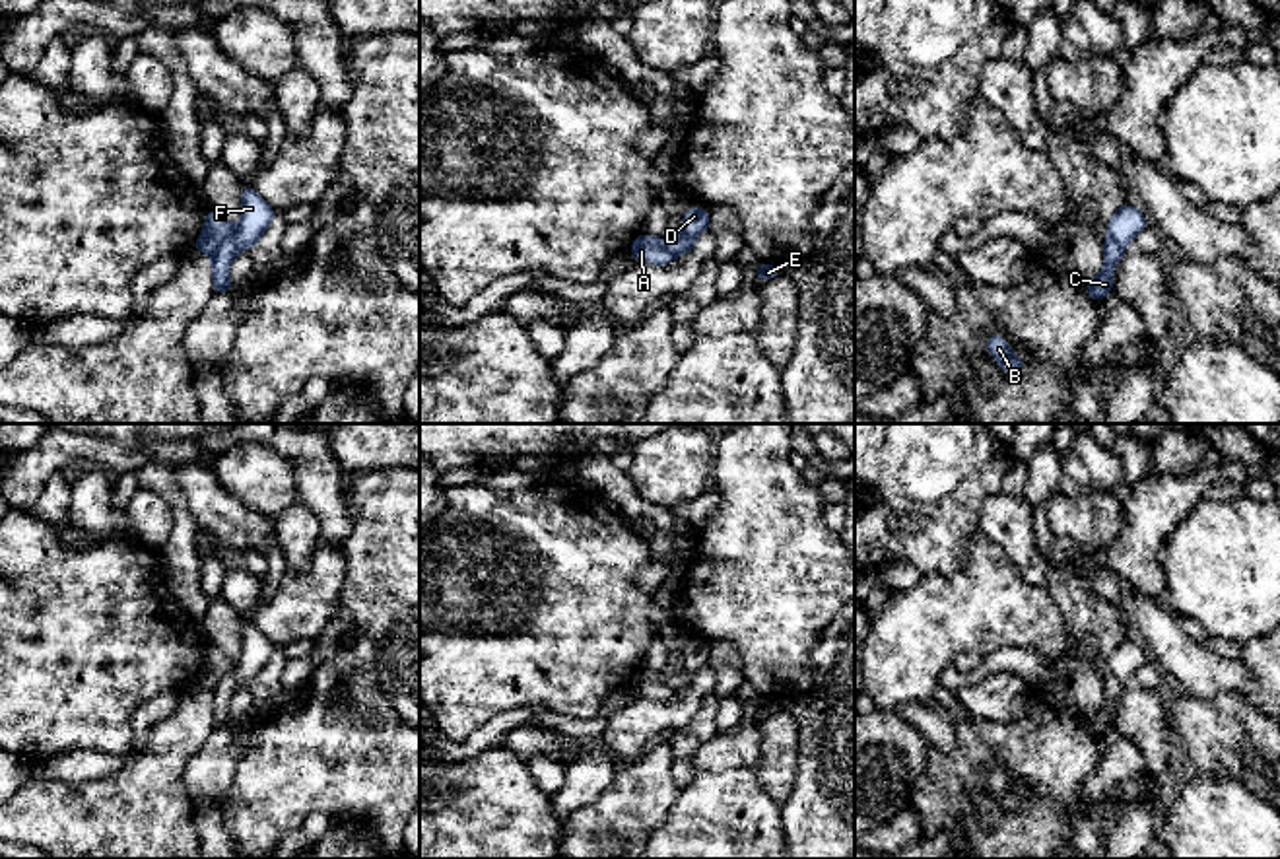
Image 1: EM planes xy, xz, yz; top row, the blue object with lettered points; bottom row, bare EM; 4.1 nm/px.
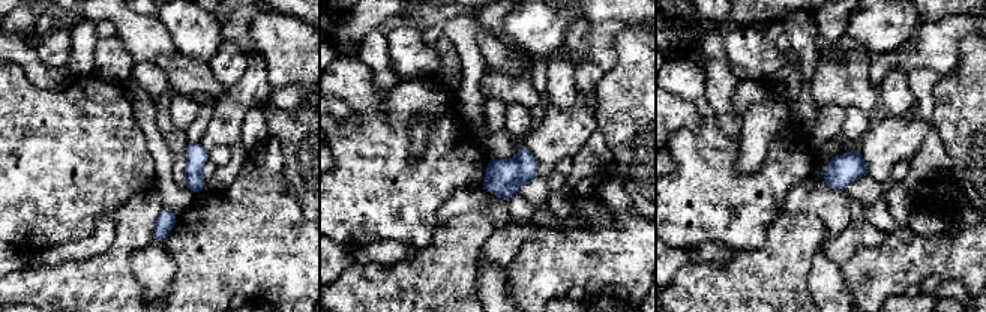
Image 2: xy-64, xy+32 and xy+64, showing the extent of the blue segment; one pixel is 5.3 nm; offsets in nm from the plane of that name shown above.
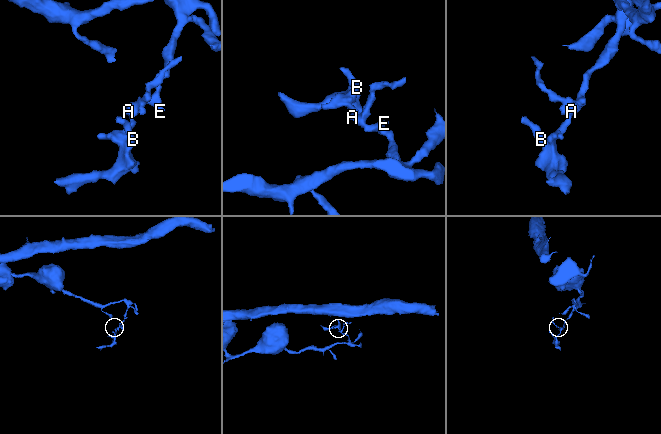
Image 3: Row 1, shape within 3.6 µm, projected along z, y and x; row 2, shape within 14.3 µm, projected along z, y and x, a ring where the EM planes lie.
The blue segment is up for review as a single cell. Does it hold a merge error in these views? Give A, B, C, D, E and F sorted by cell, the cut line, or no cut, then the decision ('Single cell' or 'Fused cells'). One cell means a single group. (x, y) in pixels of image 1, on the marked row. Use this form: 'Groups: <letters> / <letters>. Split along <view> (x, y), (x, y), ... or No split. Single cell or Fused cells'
Groups: A E / B C D F. Split along xy (230, 236), (210, 255). Fused cells

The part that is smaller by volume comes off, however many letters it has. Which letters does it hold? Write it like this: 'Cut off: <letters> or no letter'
Cut off: B, C, D, F

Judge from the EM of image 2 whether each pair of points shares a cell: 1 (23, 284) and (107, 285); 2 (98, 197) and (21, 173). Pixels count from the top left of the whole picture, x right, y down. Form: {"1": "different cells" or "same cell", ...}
{"1": "same cell", "2": "same cell"}

